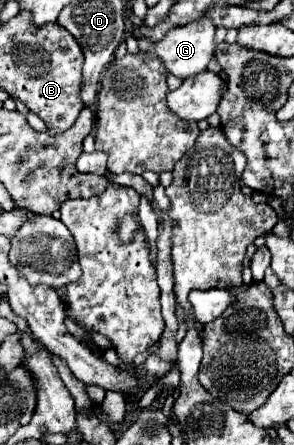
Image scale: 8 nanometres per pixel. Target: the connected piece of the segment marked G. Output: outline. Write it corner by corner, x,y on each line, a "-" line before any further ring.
202,17
188,25
174,27
146,53
162,59
172,75
186,79
206,71
214,53
214,33
216,27
212,21

